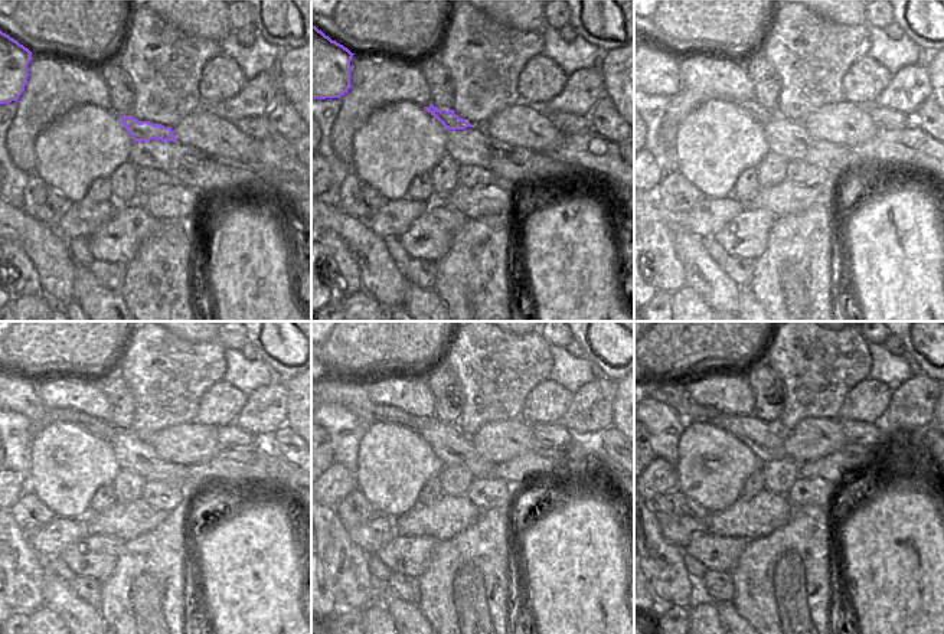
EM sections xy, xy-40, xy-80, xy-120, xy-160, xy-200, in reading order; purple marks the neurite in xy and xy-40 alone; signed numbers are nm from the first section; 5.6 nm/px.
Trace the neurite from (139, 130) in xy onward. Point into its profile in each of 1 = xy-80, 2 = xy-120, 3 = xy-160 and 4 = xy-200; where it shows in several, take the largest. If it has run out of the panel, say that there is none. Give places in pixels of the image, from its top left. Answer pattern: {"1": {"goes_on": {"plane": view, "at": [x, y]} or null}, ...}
{"1": {"goes_on": {"plane": "xy-80", "at": [760, 114]}}, "2": {"goes_on": {"plane": "xy-120", "at": [18, 392]}}, "3": {"goes_on": {"plane": "xy-160", "at": [340, 389]}}, "4": {"goes_on": {"plane": "xy-200", "at": [673, 394]}}}

